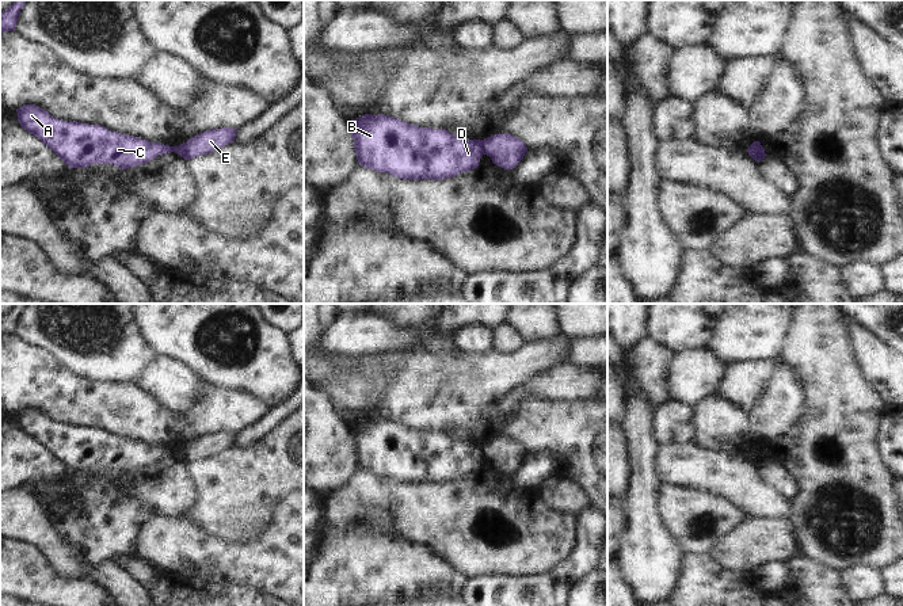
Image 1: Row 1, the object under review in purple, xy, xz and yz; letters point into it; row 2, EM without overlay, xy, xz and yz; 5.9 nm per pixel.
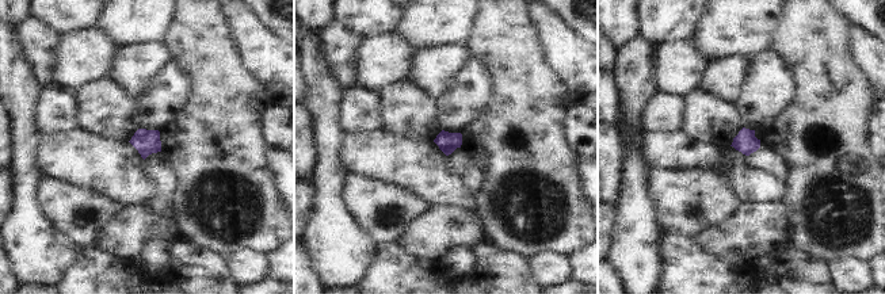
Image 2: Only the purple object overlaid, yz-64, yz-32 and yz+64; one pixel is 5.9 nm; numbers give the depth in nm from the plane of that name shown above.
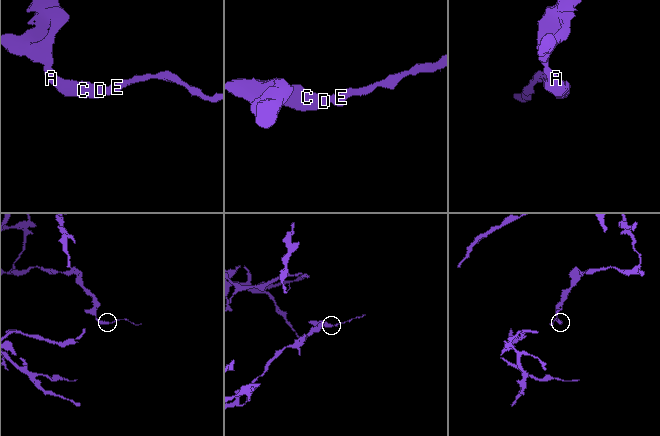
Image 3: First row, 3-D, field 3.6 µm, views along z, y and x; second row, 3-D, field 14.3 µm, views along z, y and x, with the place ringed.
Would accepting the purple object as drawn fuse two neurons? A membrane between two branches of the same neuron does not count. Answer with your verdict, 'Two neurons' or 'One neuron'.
Two neurons.

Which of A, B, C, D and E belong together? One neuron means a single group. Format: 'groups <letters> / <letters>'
groups A B C D / E

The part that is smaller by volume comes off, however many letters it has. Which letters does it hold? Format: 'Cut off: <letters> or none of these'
Cut off: E

